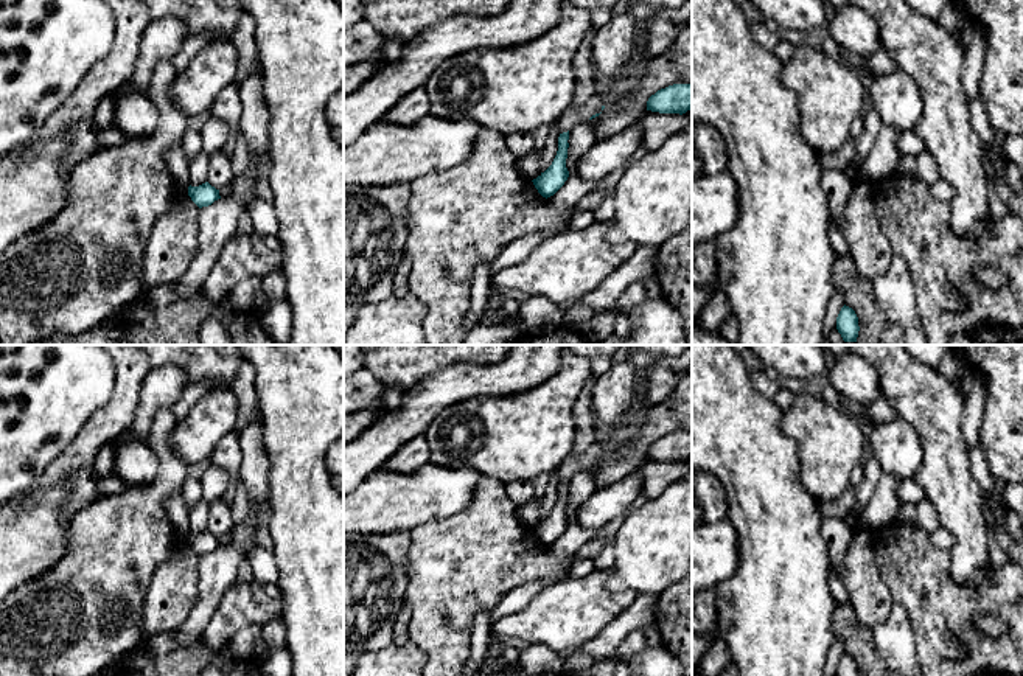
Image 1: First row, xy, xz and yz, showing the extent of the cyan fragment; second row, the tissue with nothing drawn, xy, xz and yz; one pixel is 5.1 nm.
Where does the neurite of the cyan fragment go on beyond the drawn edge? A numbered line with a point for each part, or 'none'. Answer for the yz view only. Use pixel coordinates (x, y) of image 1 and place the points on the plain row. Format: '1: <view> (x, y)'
none

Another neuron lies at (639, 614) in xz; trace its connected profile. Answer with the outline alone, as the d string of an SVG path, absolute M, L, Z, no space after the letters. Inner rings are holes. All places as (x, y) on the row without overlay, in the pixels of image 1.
M637 594L636 600L611 620L594 639L585 642L580 650L595 662L616 654L622 640L636 631L655 625L658 595Z

